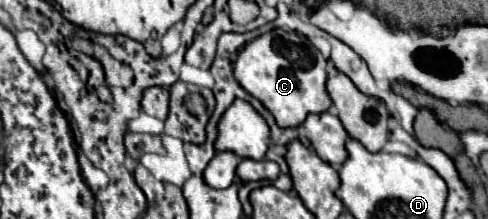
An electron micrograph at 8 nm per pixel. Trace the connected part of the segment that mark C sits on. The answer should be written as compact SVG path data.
M271 31L239 51L233 71L239 85L273 113L279 127L299 127L307 115L325 113L331 107L331 97L325 91L325 63L327 61L315 47L285 41Z

